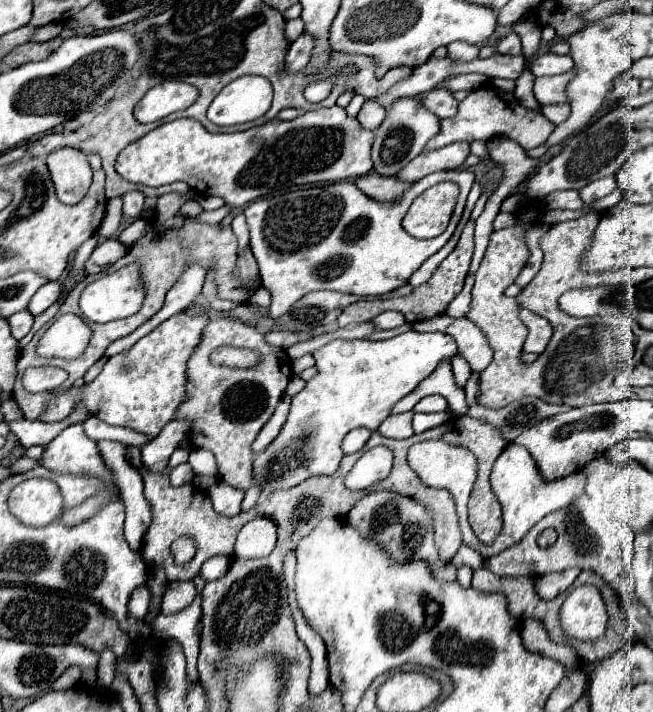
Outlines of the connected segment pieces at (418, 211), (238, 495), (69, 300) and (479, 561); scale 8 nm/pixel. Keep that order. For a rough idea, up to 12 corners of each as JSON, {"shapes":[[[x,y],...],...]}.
{"shapes":[[[428,188],[402,226],[416,238],[446,230],[456,196]],[[218,480],[208,488],[214,510],[222,516],[240,514],[242,490]],[[80,284],[66,296],[58,314],[78,314]],[[460,546],[452,564],[456,568],[482,568],[484,558],[470,546]]]}

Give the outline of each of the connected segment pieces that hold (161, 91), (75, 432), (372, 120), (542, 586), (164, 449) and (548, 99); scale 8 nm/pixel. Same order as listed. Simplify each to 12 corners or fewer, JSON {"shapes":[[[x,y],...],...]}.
{"shapes":[[[164,80],[136,104],[134,118],[158,122],[198,98],[192,84]],[[82,422],[56,436],[40,460],[62,474],[116,486]],[[366,102],[358,122],[376,130],[384,122],[386,110],[376,102]],[[580,568],[536,576],[534,588],[544,600],[564,592]],[[168,422],[142,448],[142,462],[164,474],[170,454],[190,432],[190,422]],[[574,70],[536,78],[534,96],[540,106],[568,102],[566,86]]]}

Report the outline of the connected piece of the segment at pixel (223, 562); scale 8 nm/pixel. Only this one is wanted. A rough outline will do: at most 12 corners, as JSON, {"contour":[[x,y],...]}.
{"contour":[[214,556],[202,566],[206,580],[216,580],[228,570],[228,560]]}

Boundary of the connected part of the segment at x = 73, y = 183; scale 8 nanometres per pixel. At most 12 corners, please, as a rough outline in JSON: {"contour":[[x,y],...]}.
{"contour":[[84,152],[48,156],[56,196],[78,204],[92,182]]}

